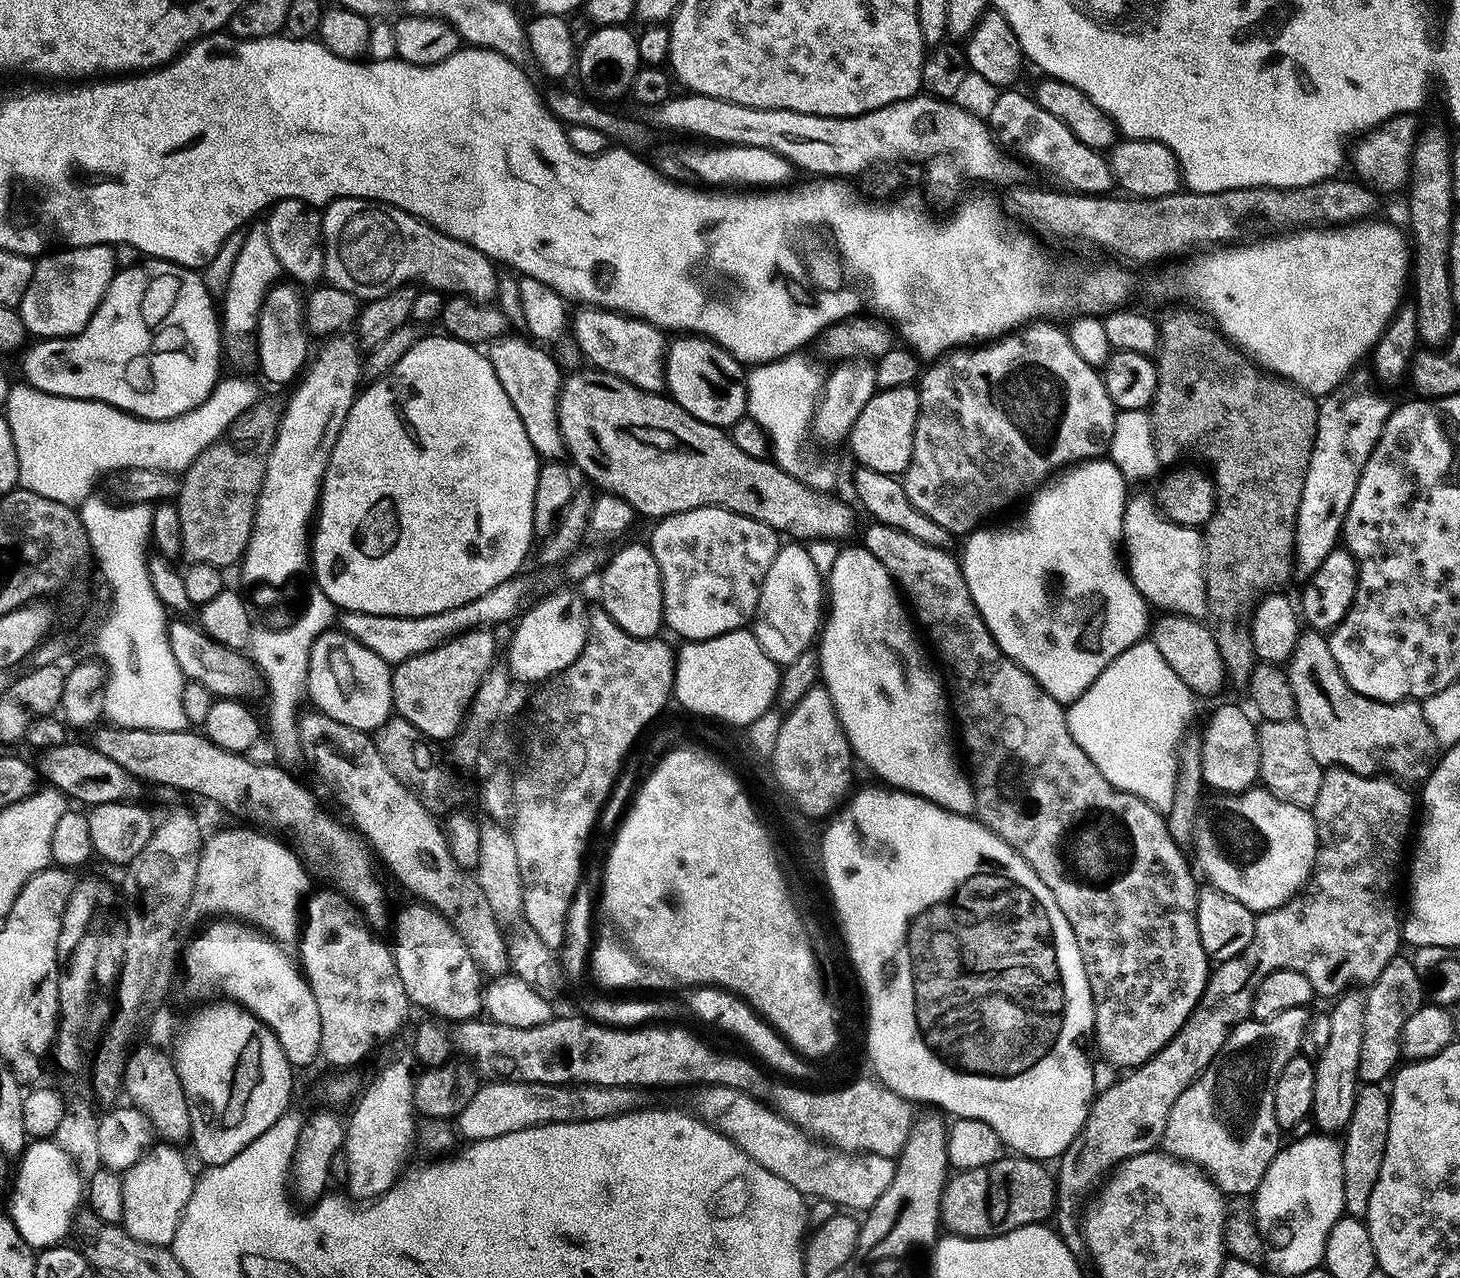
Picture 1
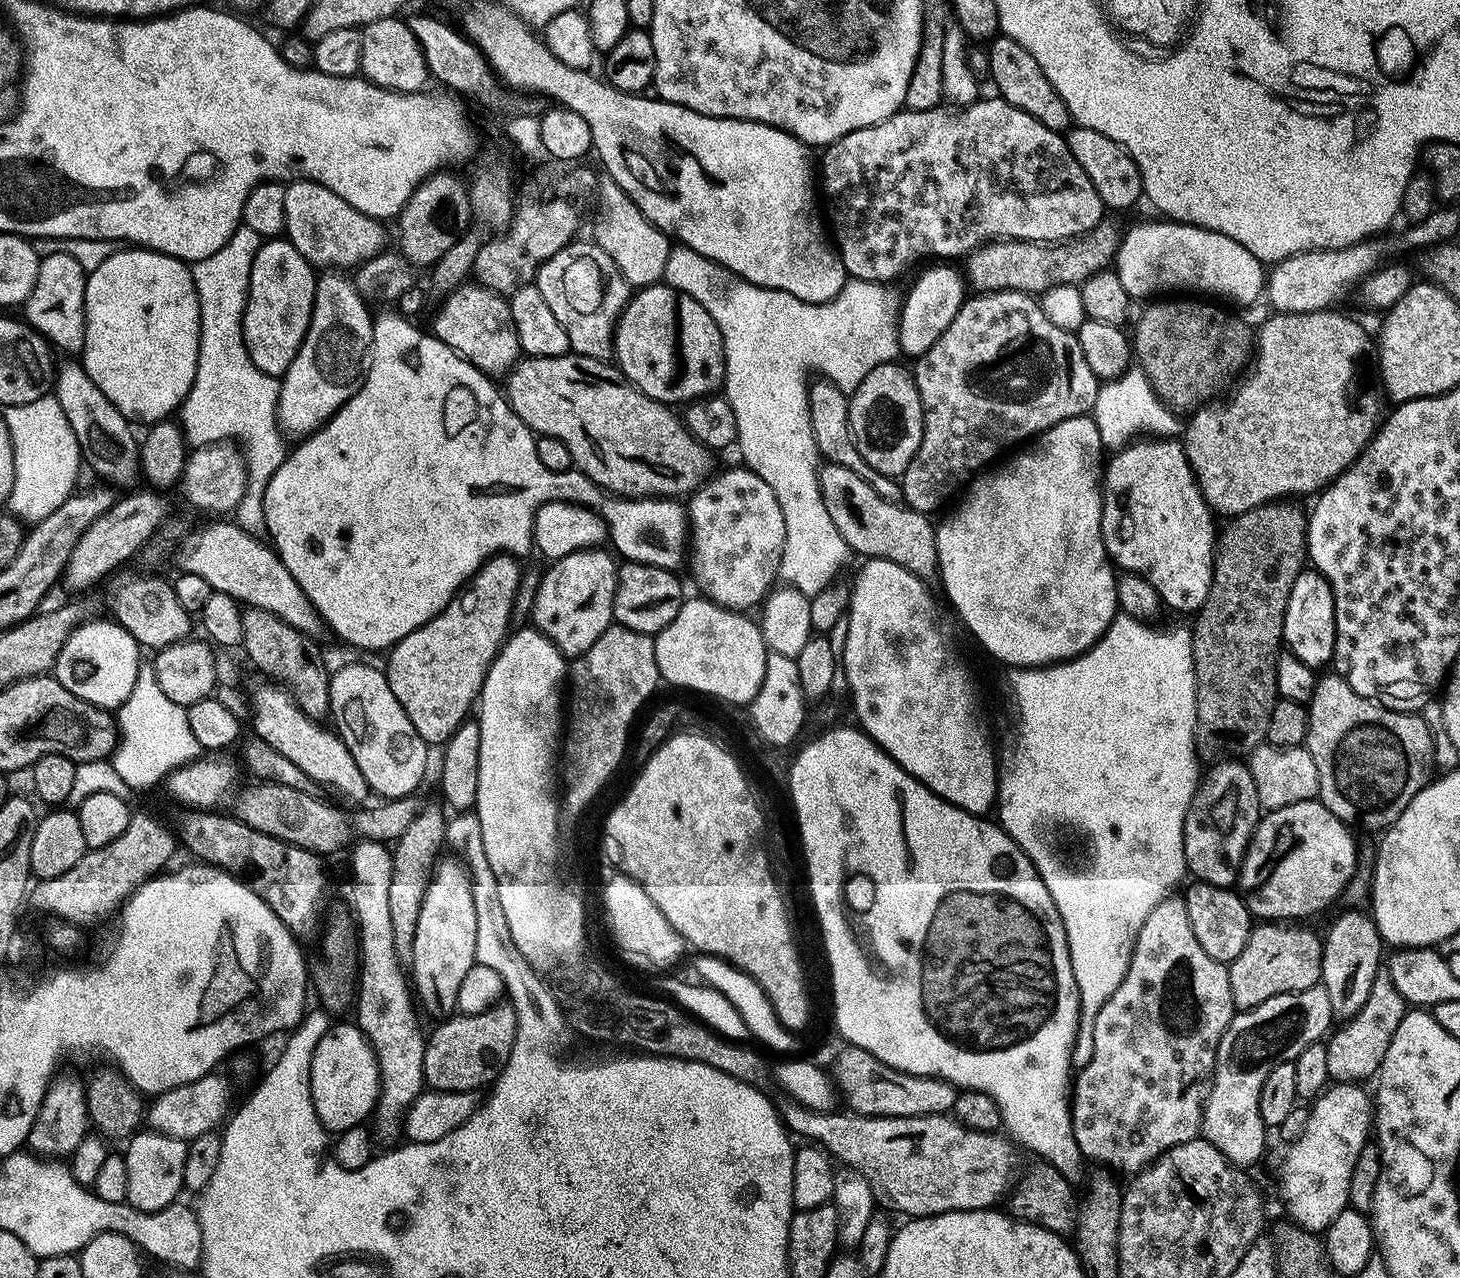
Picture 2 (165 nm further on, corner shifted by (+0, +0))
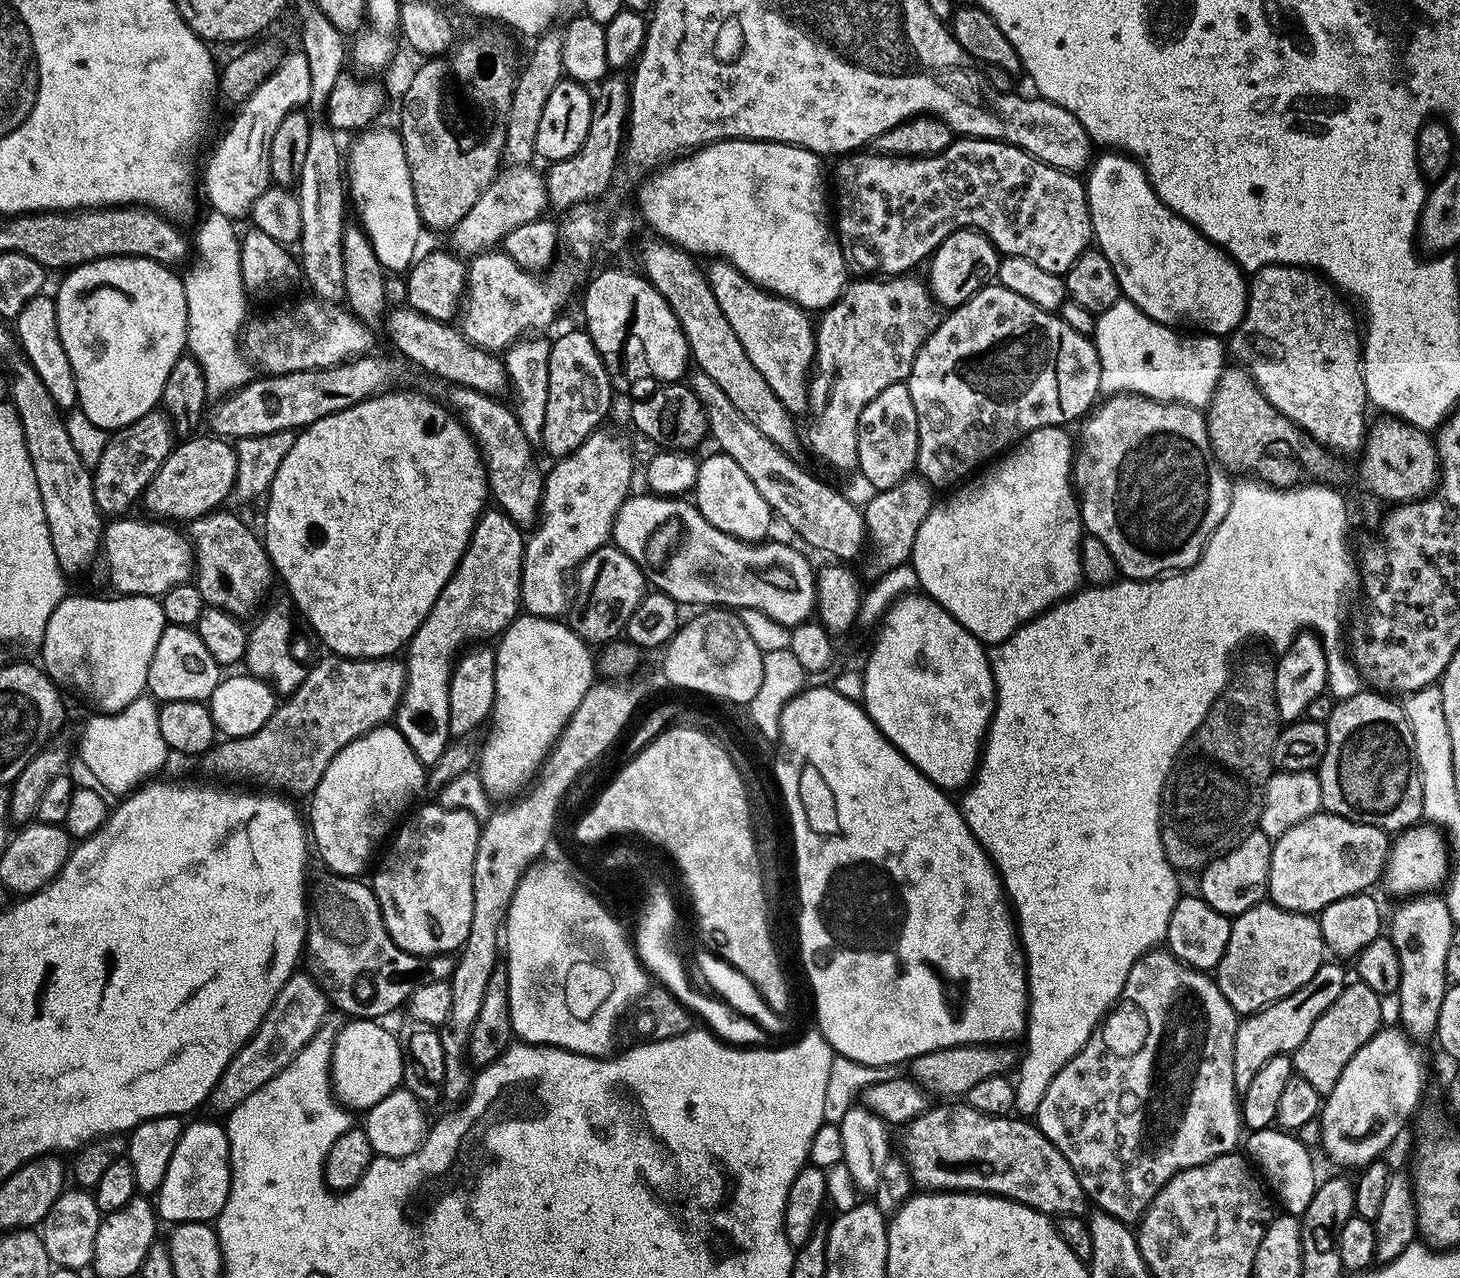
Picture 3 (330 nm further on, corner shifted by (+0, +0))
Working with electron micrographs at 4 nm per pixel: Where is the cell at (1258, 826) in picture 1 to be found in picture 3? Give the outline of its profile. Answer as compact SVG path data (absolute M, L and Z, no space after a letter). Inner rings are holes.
M1321 810L1315 816L1298 822L1286 833L1287 840L1288 850L1279 844L1273 847L1266 891L1272 895L1269 896L1271 903L1288 912L1319 914L1326 906L1330 906L1330 902L1334 902L1338 898L1353 896L1355 892L1368 892L1371 884L1375 880L1377 883L1383 877L1384 865L1388 863L1389 833L1373 824L1355 824L1353 820L1347 820L1344 816L1335 816L1333 812Z

